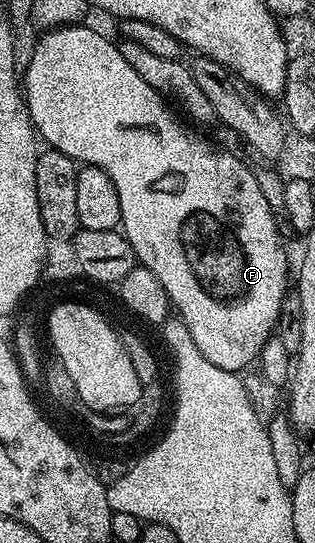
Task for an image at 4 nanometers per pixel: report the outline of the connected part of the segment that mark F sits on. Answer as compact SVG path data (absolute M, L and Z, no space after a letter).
M71 24L53 28L38 38L29 65L23 68L23 95L33 127L52 151L67 154L78 165L102 168L115 182L121 228L140 267L151 270L163 282L170 305L191 330L203 358L223 370L240 373L260 357L264 344L274 335L273 327L285 304L285 287L291 284L289 260L281 245L283 237L276 232L274 210L263 198L252 167L196 136L165 97L135 74L116 43L85 27Z

